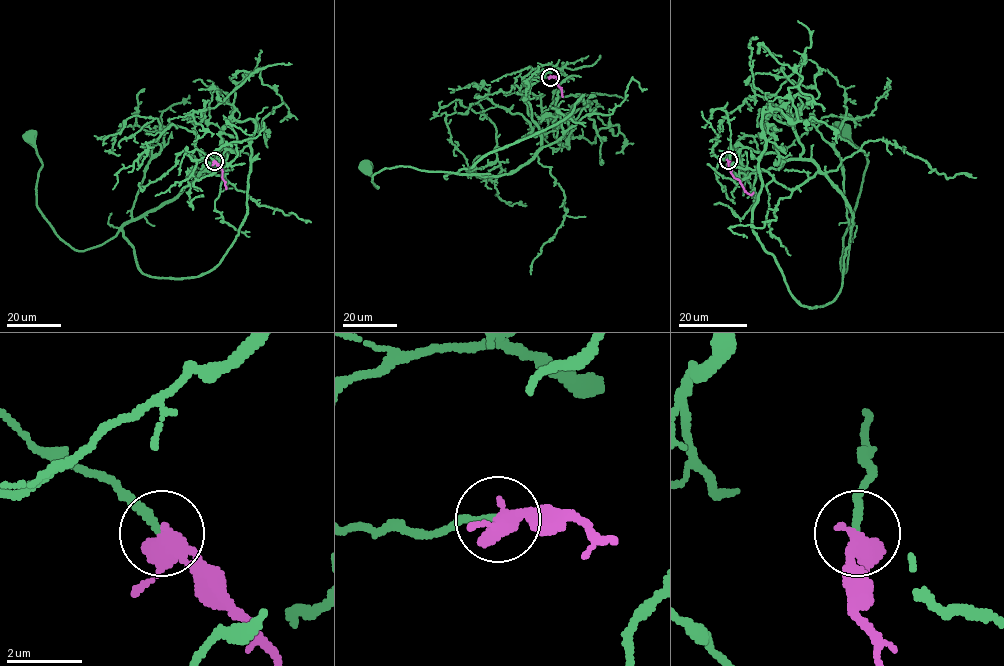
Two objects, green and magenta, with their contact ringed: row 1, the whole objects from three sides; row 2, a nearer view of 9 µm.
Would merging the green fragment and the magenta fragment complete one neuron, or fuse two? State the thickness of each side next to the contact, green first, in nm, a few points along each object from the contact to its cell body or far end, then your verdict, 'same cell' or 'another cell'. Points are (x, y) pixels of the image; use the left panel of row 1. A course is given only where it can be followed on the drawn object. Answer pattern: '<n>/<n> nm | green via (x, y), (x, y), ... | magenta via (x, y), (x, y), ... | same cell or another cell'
180/440 nm | green via (214, 161), (185, 149), (204, 160), (189, 183), (102, 244), (79, 251), (37, 206), (42, 161), (28, 136) | magenta via (214, 161), (222, 172), (226, 186) | same cell

